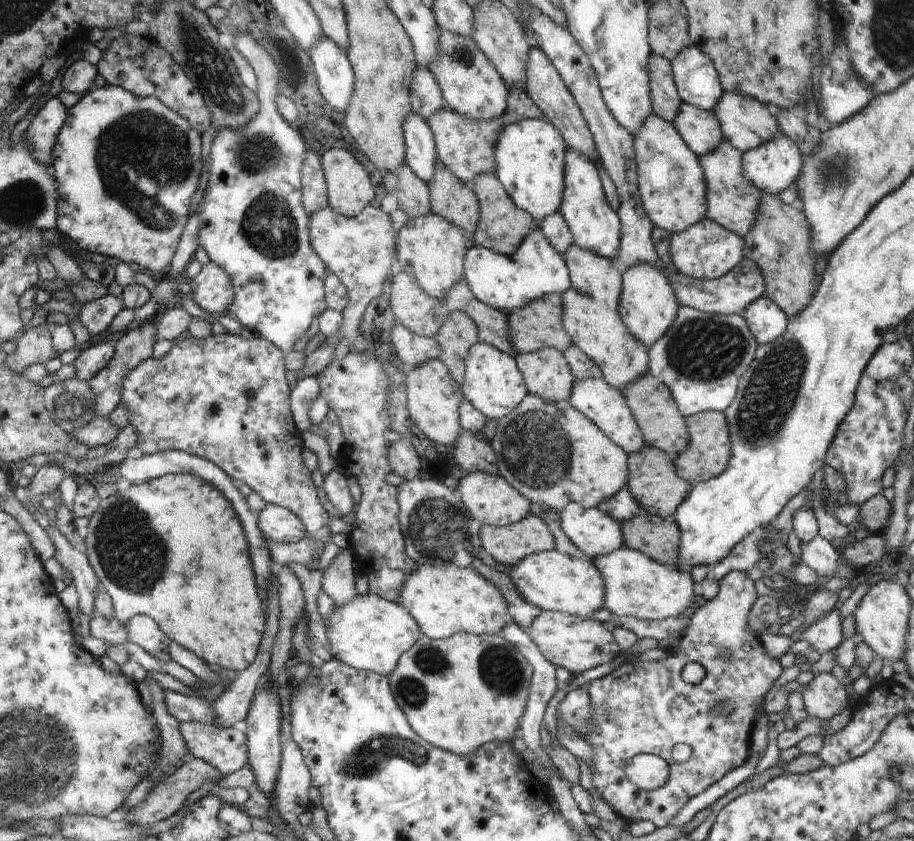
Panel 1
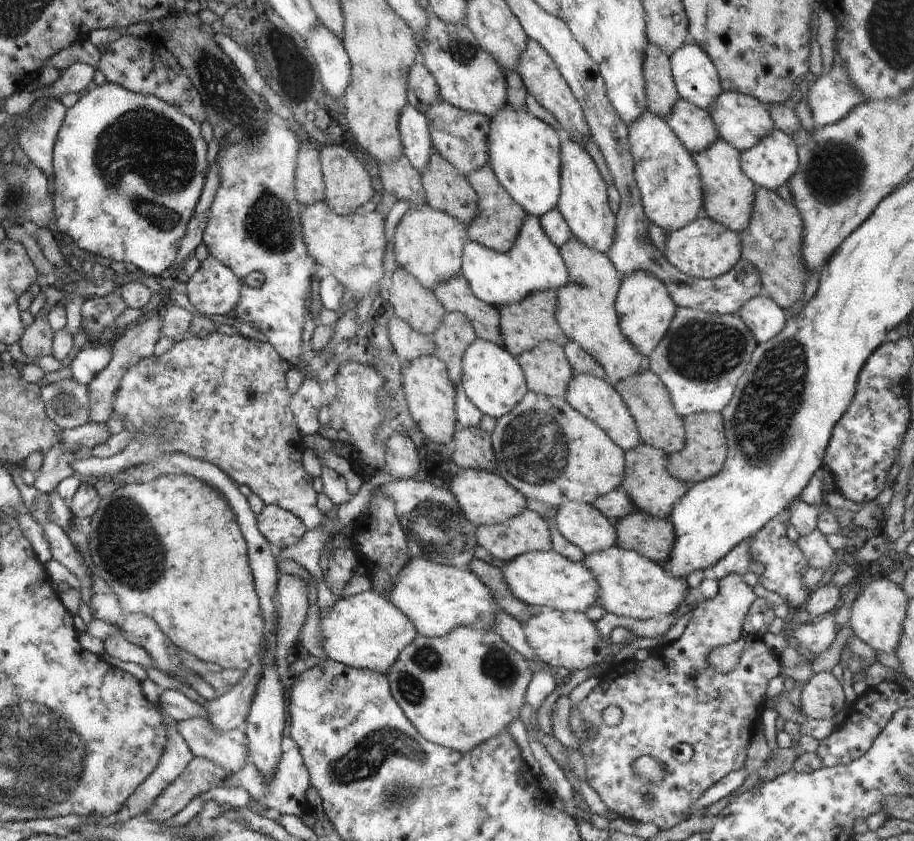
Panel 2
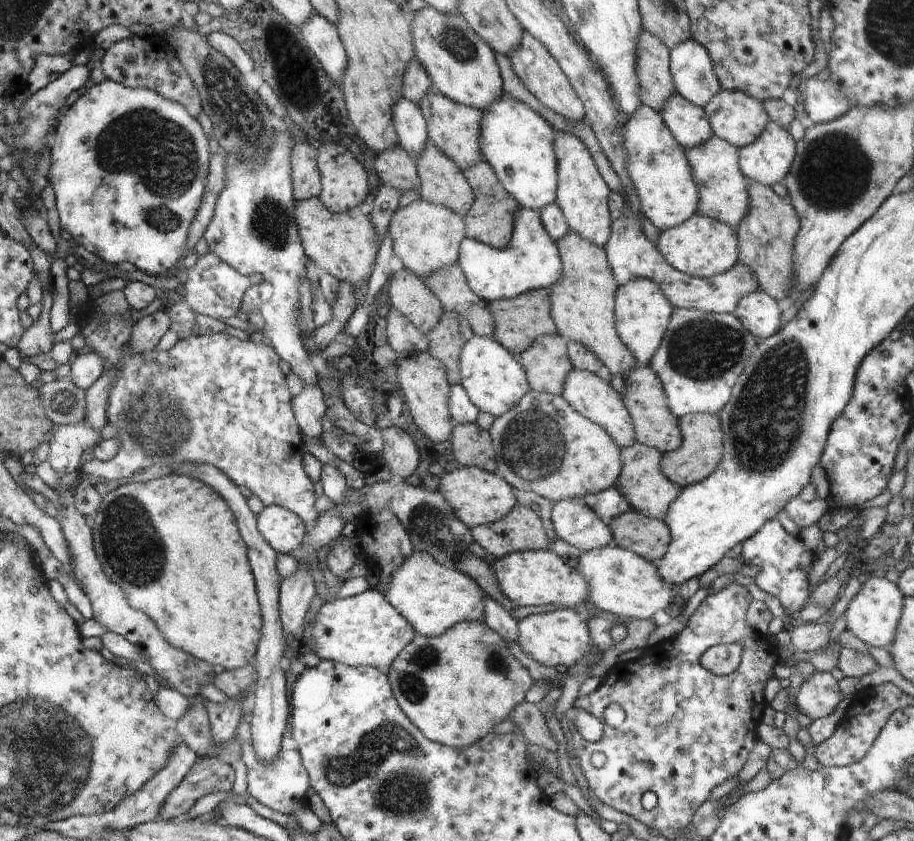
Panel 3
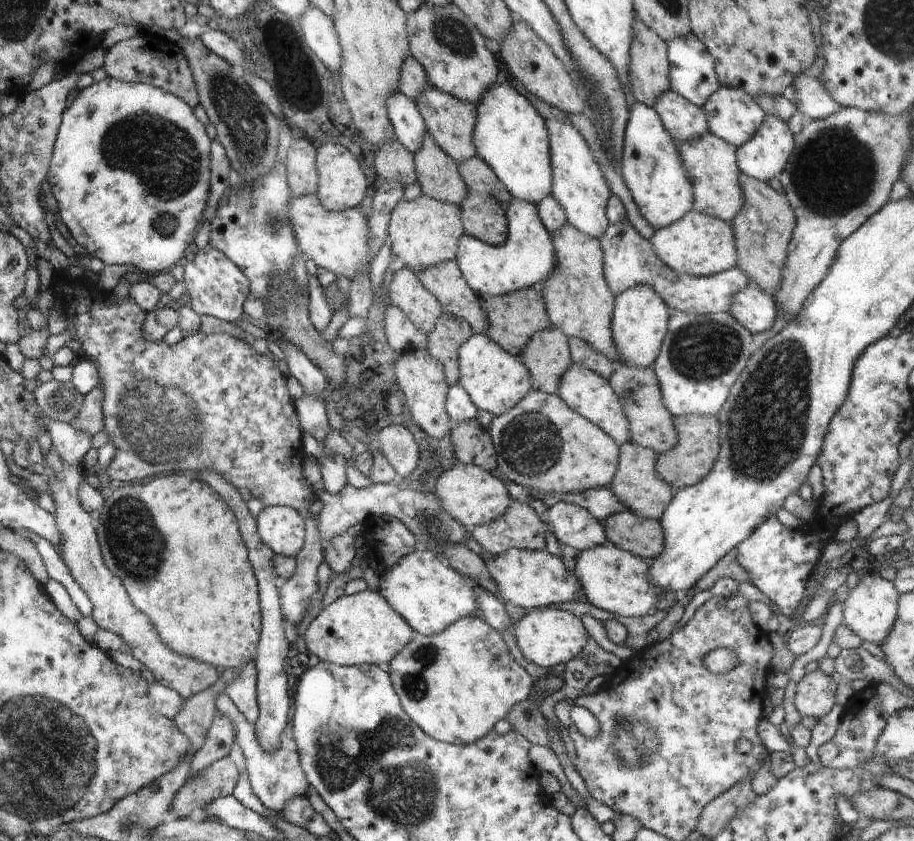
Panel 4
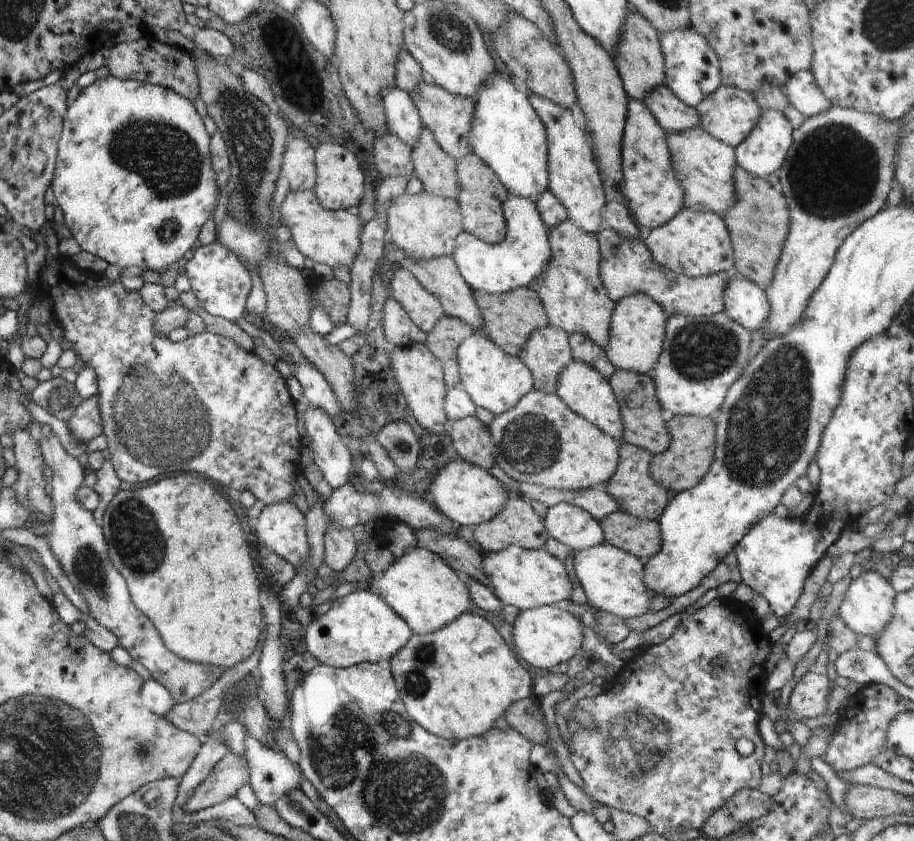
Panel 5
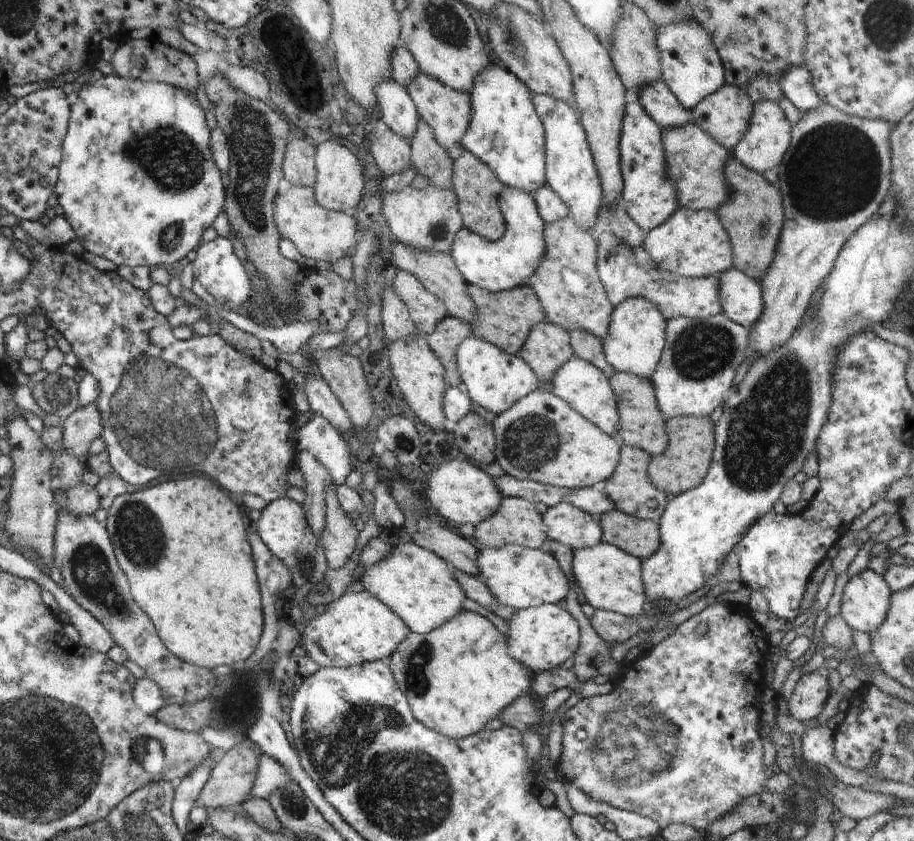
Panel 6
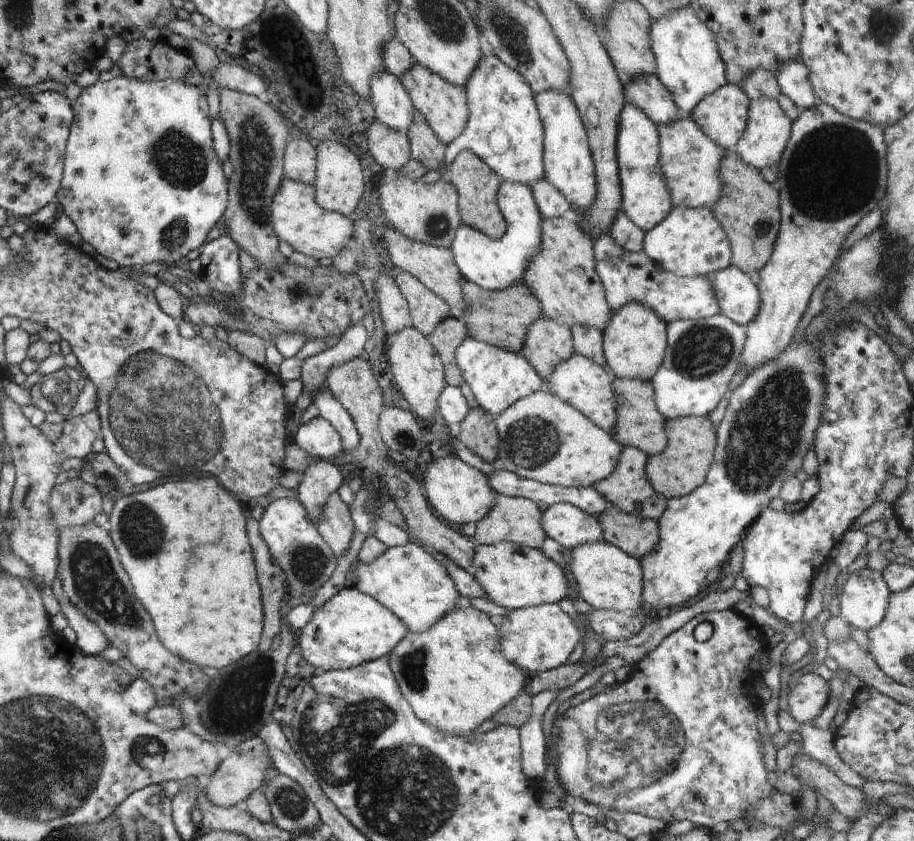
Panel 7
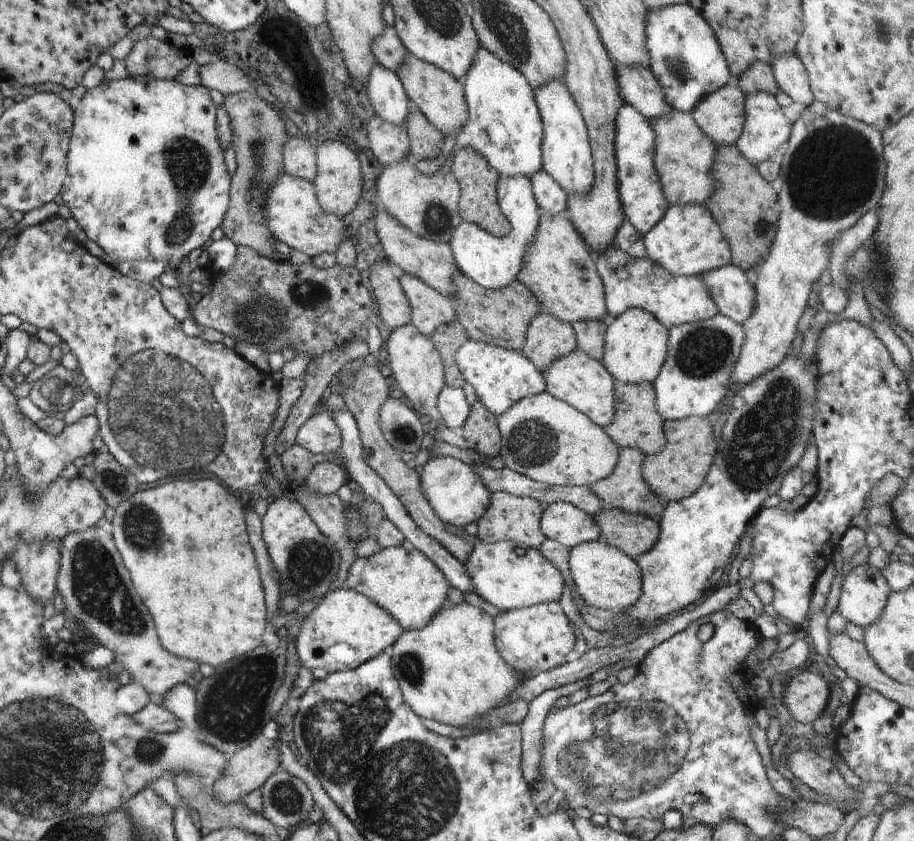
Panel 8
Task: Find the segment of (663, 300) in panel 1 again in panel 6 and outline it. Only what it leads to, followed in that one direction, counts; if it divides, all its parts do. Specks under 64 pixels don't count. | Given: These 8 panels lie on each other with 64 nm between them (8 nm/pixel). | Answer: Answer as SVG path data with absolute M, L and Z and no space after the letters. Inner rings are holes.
M628 298L613 307L608 334L602 340L603 351L608 364L616 372L632 373L636 376L651 378L656 370L665 345L667 320L660 310L644 298Z

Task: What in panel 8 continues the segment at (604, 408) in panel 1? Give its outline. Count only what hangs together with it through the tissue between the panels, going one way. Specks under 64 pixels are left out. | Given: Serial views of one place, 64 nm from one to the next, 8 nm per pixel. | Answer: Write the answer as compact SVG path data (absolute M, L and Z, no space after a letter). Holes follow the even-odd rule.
M576 348L568 356L556 360L543 373L543 377L547 386L546 391L585 414L594 424L604 429L612 422L616 412L614 390L616 380L599 360L590 358L588 354Z

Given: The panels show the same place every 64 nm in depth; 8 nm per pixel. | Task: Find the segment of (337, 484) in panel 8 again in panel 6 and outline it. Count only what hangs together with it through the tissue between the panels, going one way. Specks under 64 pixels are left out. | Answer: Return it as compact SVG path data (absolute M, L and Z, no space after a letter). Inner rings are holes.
M301 450L297 453L298 468L302 470L306 487L302 490L305 493L304 503L306 520L314 536L320 537L324 530L326 505L326 486L333 484L328 468L324 468L315 456L308 450Z

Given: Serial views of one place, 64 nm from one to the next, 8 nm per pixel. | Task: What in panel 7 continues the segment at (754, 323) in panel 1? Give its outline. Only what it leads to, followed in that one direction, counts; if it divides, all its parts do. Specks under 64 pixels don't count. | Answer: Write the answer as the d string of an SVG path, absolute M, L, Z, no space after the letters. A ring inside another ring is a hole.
M734 265L710 274L710 282L720 313L730 320L747 325L760 310L760 293L745 272Z

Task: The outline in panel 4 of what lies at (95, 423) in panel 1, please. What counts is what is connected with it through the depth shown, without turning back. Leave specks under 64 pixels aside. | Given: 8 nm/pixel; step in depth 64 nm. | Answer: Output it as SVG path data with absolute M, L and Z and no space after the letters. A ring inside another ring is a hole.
M43 414L38 417L43 418L44 426L52 439L51 448L57 453L61 462L70 467L82 465L83 457L92 448L91 435L84 433L74 423L51 420Z

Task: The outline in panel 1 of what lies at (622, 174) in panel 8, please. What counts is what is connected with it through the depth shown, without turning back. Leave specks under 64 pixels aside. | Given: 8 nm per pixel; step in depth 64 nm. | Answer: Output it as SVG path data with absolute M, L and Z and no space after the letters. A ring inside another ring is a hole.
M652 113L642 122L642 126L632 138L639 194L654 227L662 228L672 235L680 234L705 218L708 204L704 170L700 166L699 156L686 146L672 123Z

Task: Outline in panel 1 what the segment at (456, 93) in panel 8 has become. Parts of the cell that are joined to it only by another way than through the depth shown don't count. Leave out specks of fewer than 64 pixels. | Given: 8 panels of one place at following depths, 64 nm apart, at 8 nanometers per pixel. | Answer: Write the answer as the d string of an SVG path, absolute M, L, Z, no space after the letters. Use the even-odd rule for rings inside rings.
M510 88L506 112L494 120L464 118L458 112L445 106L428 118L428 124L434 137L437 158L446 164L446 168L454 176L458 176L464 184L471 185L476 176L488 174L488 172L495 170L494 148L496 148L496 140L498 140L502 128L508 126L510 122L518 122L524 118L545 120L550 123L550 120L544 116L544 112L538 108L537 104L534 104L524 89Z

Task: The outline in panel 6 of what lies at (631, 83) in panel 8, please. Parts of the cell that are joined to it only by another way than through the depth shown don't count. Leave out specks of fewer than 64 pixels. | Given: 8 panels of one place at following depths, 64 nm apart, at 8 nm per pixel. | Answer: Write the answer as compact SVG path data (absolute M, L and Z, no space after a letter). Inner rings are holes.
M660 78L652 84L642 86L637 93L640 106L646 110L648 116L658 124L661 129L678 128L686 122L698 125L706 134L732 152L743 136L746 136L754 110L754 102L744 88L732 85L722 85L716 92L704 97L692 110L686 110L672 91Z

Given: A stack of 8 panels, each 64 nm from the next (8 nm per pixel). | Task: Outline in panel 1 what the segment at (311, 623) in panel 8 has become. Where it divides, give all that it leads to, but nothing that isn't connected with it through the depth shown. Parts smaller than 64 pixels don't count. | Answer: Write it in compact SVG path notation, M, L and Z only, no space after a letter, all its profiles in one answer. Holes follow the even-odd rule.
M370 592L335 606L330 612L330 618L324 620L324 624L329 639L330 649L327 650L330 650L332 659L344 662L352 668L376 672L385 677L394 670L402 654L410 650L422 635L414 618L399 603L390 602Z

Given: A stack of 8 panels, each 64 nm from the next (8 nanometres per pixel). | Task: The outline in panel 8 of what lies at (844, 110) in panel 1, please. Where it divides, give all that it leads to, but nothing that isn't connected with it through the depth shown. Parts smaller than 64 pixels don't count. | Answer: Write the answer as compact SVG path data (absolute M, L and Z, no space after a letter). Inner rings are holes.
M796 53L776 56L771 67L779 90L788 94L793 102L809 105L815 99L809 85L807 70Z

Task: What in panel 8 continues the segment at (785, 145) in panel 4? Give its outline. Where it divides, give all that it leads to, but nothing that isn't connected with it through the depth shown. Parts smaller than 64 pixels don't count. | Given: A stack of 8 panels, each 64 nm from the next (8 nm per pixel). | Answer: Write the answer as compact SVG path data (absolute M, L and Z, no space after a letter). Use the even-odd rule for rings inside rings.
M768 92L748 94L744 110L747 113L747 120L735 144L740 154L757 166L764 160L771 159L772 155L780 150L780 146L790 138L791 122L782 113L782 107L778 105L775 95Z

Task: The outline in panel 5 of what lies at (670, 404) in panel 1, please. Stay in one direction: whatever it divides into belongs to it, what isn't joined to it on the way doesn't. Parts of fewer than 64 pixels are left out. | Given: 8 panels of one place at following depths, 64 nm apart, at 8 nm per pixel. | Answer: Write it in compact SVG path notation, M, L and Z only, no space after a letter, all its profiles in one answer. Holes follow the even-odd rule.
M615 368L614 374L609 378L609 383L616 395L622 424L624 424L621 442L648 450L653 455L664 452L672 442L672 436L666 426L668 416L665 415L658 398L656 398L653 375Z

